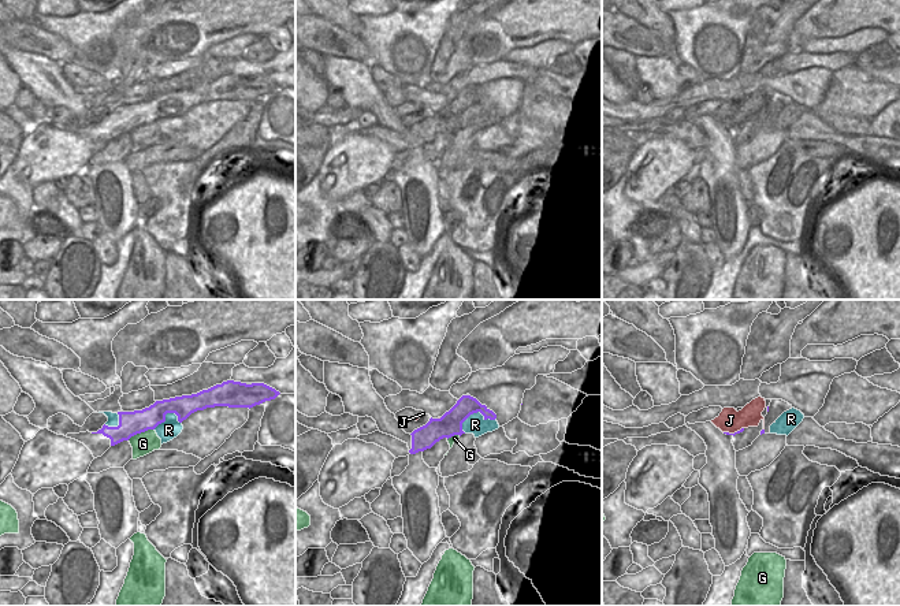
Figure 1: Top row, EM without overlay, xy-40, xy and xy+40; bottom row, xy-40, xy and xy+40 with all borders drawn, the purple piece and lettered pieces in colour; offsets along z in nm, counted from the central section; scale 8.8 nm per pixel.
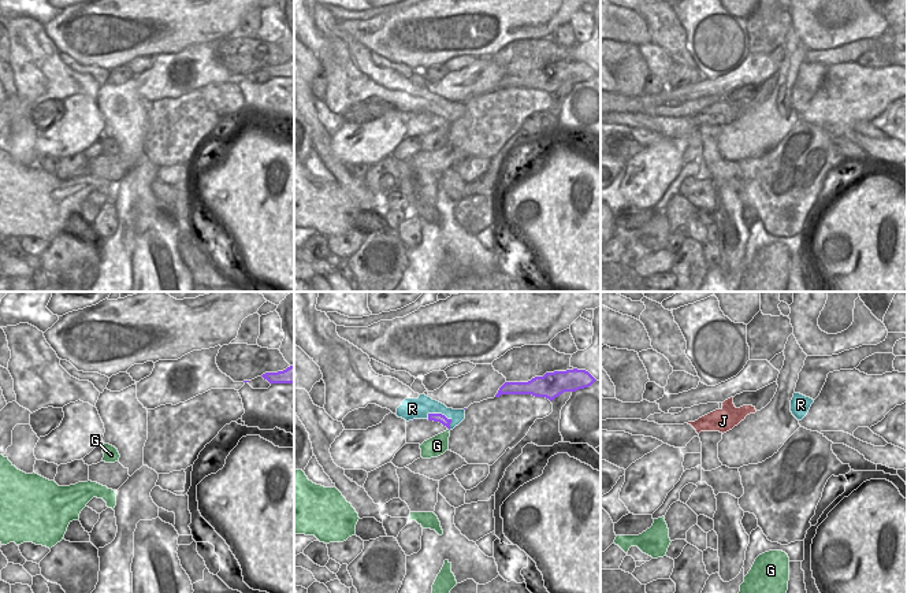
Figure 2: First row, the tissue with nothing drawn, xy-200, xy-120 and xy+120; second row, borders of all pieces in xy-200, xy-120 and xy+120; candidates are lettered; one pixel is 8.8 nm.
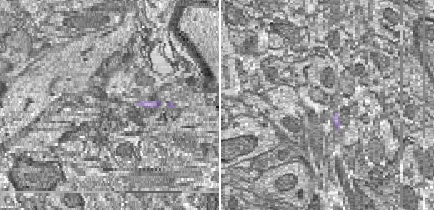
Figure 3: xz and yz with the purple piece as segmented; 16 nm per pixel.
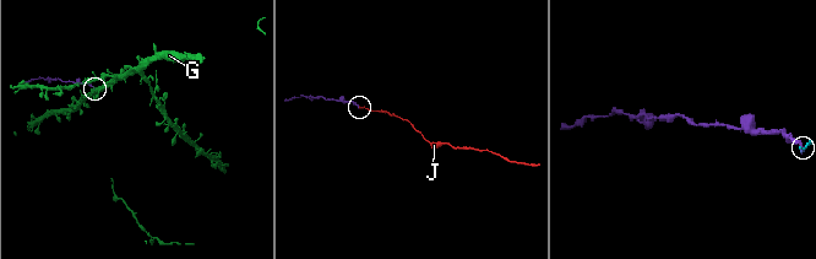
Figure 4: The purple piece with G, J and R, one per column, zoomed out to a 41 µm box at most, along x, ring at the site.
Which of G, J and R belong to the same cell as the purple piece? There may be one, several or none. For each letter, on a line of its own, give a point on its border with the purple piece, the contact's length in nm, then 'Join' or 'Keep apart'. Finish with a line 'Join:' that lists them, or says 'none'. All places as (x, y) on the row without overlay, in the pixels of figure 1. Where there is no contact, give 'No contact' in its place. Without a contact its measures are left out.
G: Touches purple at xy-40 (140, 126). Shared border 260 nm. Keep apart
J: Touches purple at xy+40 (735, 126). Shared border 190 nm. Join
R: Touches purple at xy (475, 106). Shared border 340 nm. Keep apart
Join: J.

